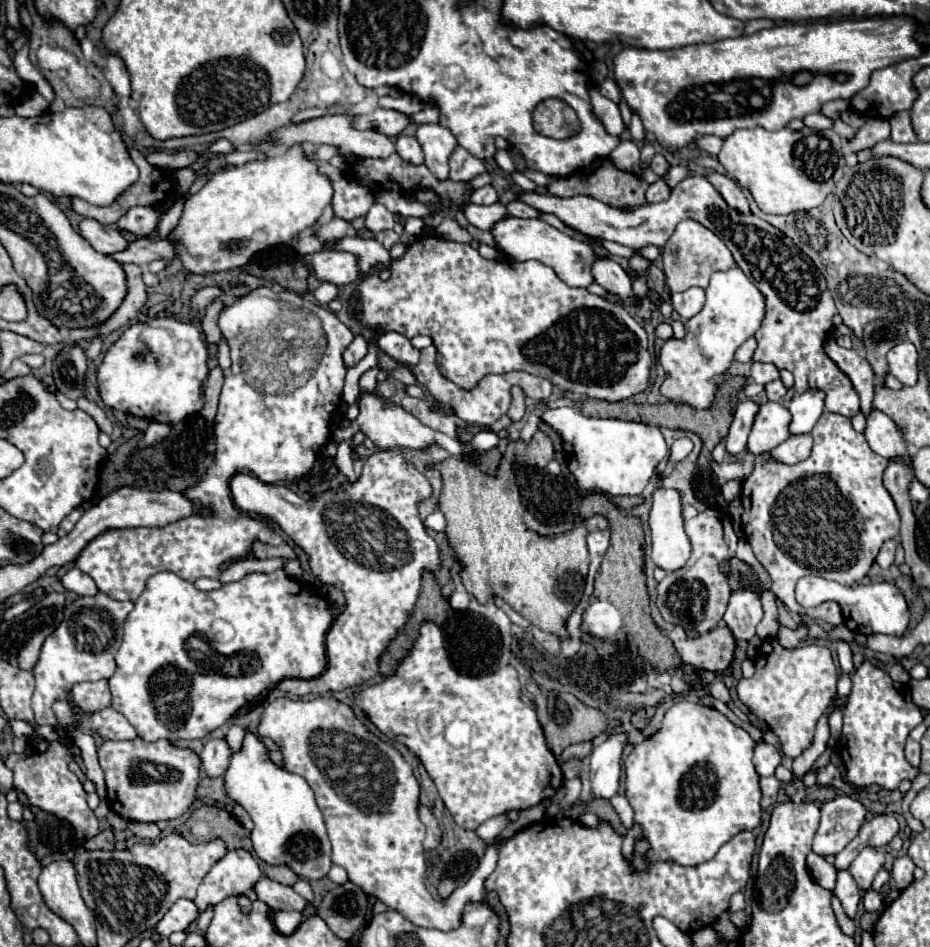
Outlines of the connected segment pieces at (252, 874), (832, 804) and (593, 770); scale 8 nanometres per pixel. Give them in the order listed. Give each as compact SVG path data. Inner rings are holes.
M244 849L228 851L202 879L194 903L200 911L204 911L208 905L216 905L230 895L238 897L252 889L260 877L262 871L252 853Z
M836 795L822 805L822 821L814 837L814 853L822 857L838 855L856 835L866 819L866 807L848 795Z
M610 733L602 743L592 749L590 757L590 781L592 795L612 799L620 781L620 757L628 745L628 733Z

